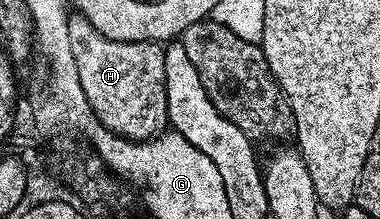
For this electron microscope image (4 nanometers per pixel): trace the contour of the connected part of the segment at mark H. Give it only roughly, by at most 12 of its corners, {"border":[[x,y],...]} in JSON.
{"border":[[69,21],[81,88],[132,142],[164,133],[164,47]]}

